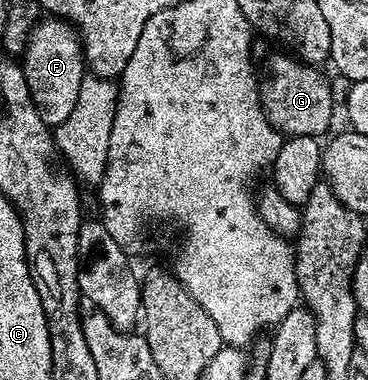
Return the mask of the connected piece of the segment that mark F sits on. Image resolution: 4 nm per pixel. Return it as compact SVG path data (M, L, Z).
M45 18L27 37L23 53L23 67L29 93L37 107L37 117L45 124L56 126L71 114L75 98L79 98L79 86L87 74L85 53L81 51L81 38L68 20Z

